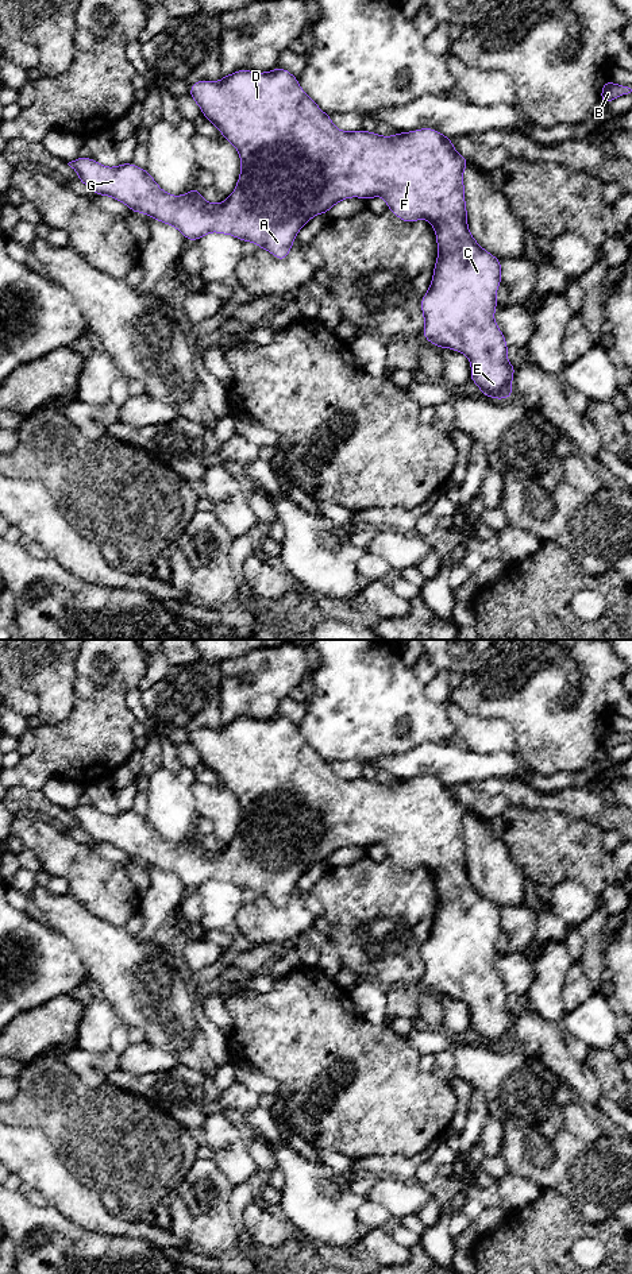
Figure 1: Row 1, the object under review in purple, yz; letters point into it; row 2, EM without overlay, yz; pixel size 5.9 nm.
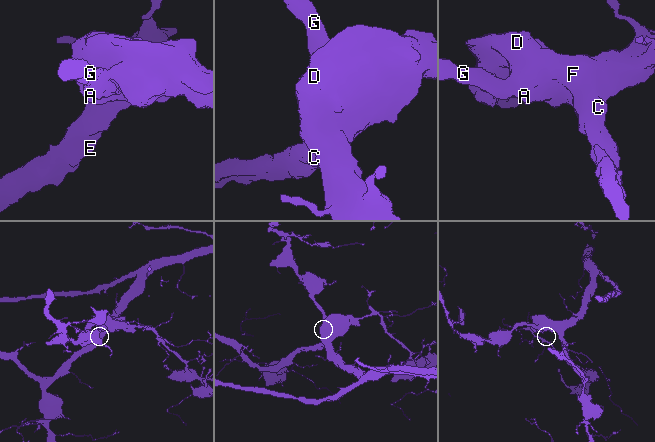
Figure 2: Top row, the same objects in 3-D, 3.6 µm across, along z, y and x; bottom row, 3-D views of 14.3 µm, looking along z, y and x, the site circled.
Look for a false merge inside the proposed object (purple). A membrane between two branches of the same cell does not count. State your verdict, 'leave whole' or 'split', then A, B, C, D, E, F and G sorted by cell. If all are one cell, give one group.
leave whole; groups A B C D E F G

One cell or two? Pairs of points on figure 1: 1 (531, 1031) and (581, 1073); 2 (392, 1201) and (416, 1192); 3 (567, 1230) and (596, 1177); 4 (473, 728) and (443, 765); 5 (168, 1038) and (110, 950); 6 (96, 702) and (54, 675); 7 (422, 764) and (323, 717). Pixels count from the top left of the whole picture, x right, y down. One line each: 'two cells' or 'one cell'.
1: one cell
2: one cell
3: two cells
4: two cells
5: one cell
6: two cells
7: two cells

